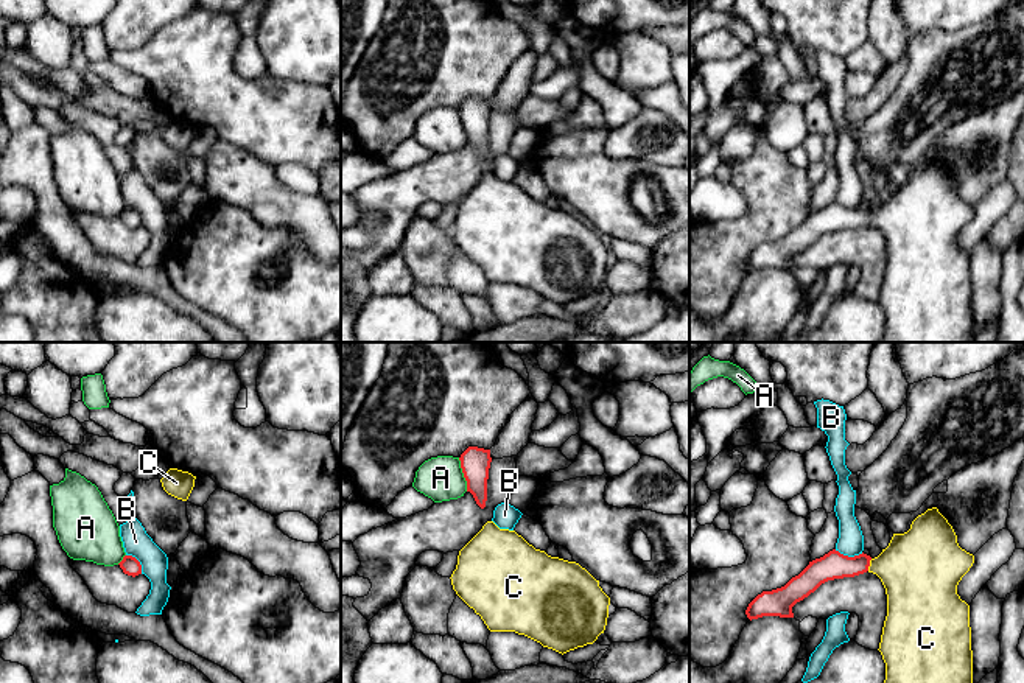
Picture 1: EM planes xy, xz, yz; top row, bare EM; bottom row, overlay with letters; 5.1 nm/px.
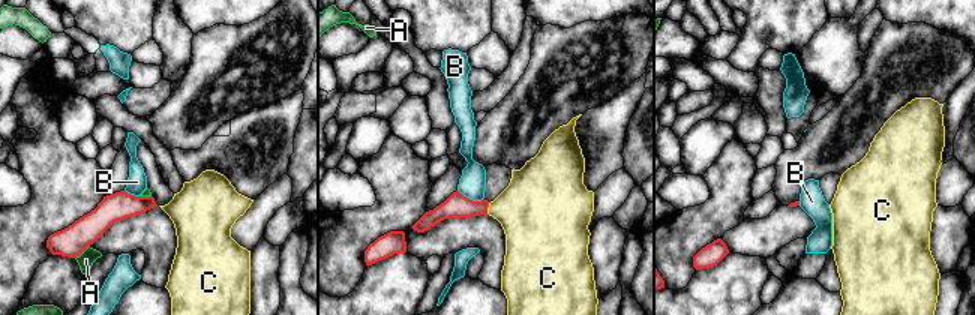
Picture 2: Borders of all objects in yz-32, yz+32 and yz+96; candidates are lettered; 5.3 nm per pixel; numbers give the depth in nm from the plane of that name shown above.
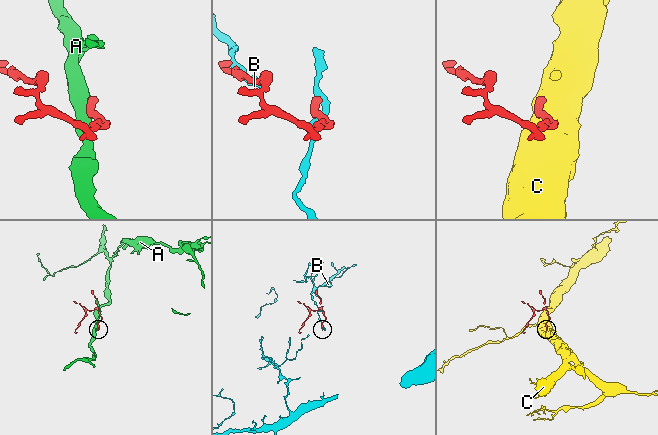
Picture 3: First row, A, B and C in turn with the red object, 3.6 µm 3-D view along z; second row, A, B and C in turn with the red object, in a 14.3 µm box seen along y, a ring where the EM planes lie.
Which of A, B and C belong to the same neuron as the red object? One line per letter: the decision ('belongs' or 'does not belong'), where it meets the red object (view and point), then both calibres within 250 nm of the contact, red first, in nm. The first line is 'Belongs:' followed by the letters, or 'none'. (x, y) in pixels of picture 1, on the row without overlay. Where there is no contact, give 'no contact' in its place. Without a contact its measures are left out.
Belongs: C
A: does not belong; contact xz (464, 126); calibres 160 and 220 nm
B: does not belong; contact yz (847, 207); calibres 140 and 140 nm
C: belongs; contact yz (869, 217); calibres 140 and 380 nm

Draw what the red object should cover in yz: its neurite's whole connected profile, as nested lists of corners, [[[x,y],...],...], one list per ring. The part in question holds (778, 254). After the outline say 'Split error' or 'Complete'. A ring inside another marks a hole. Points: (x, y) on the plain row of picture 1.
[[[932,159],[918,166],[907,184],[893,185],[889,198],[878,208],[871,210],[864,204],[848,208],[833,201],[809,213],[784,238],[758,246],[749,255],[745,266],[750,272],[763,268],[794,269],[792,258],[814,244],[822,235],[868,222],[881,230],[887,246],[887,268],[878,300],[885,314],[885,331],[881,342],[974,342],[970,257],[957,246],[957,236],[973,215],[974,207],[959,198],[952,177],[937,159]]]. Split error

